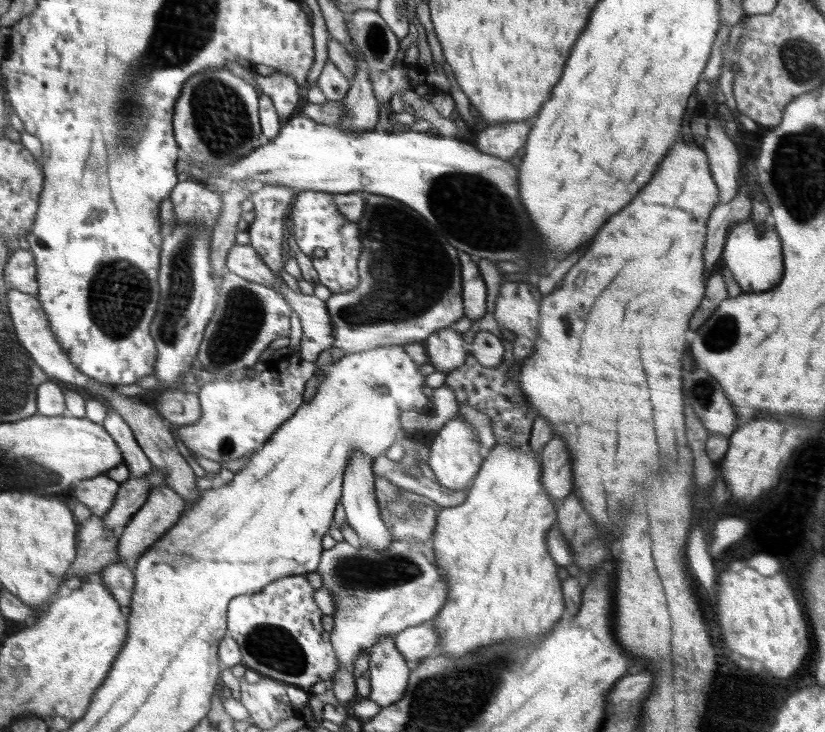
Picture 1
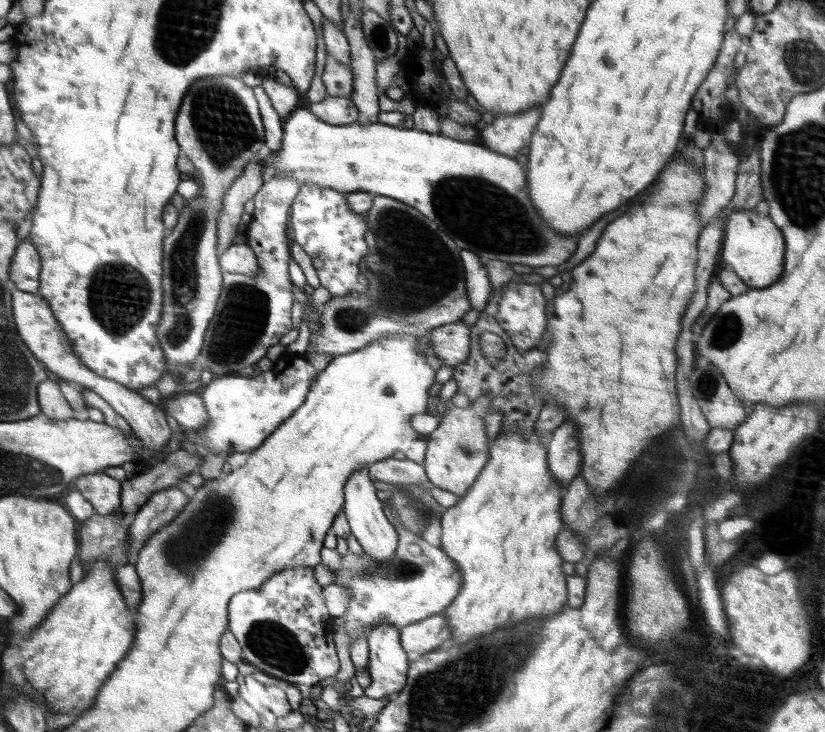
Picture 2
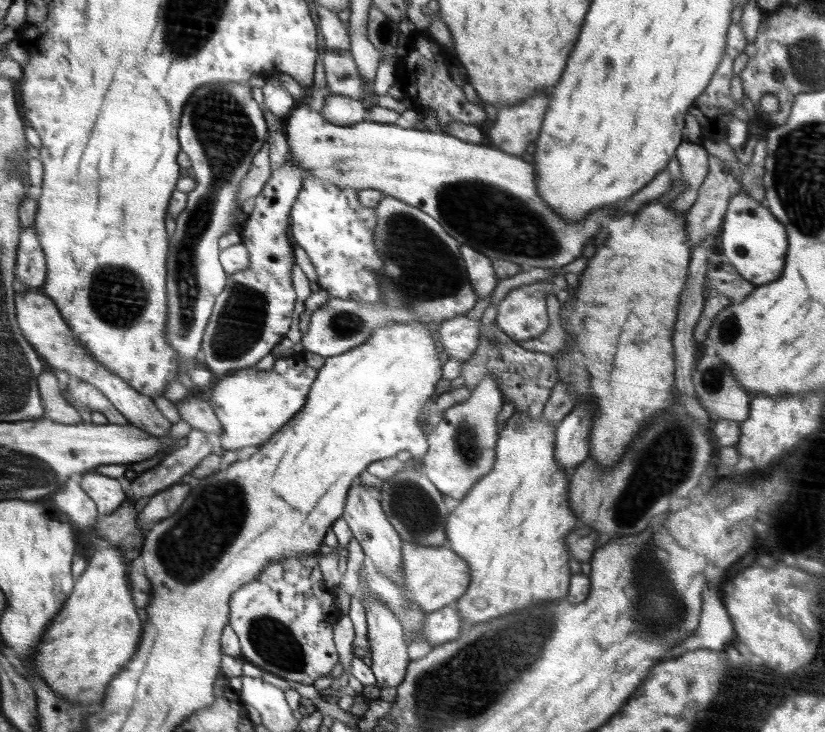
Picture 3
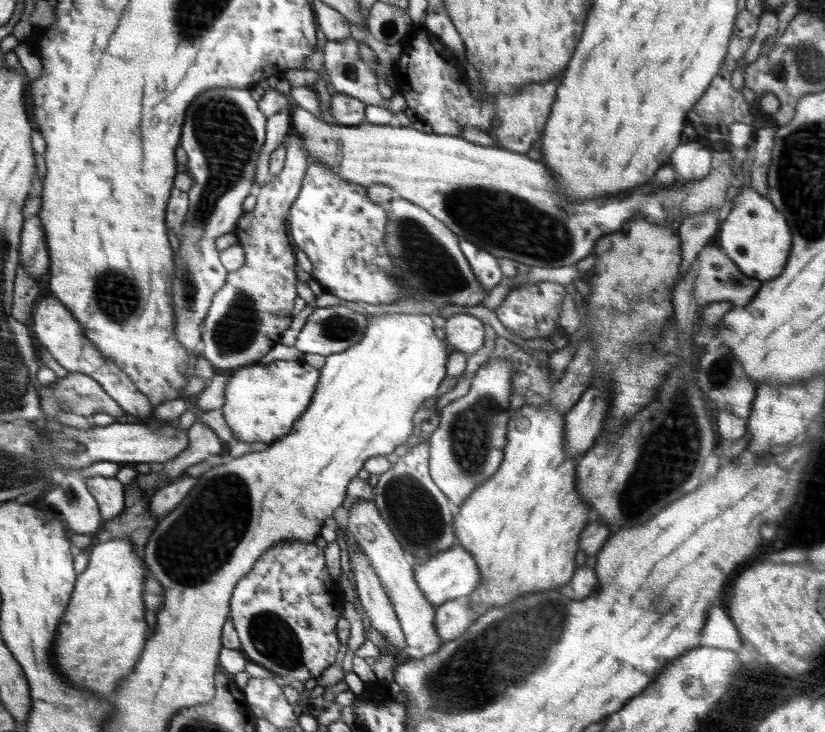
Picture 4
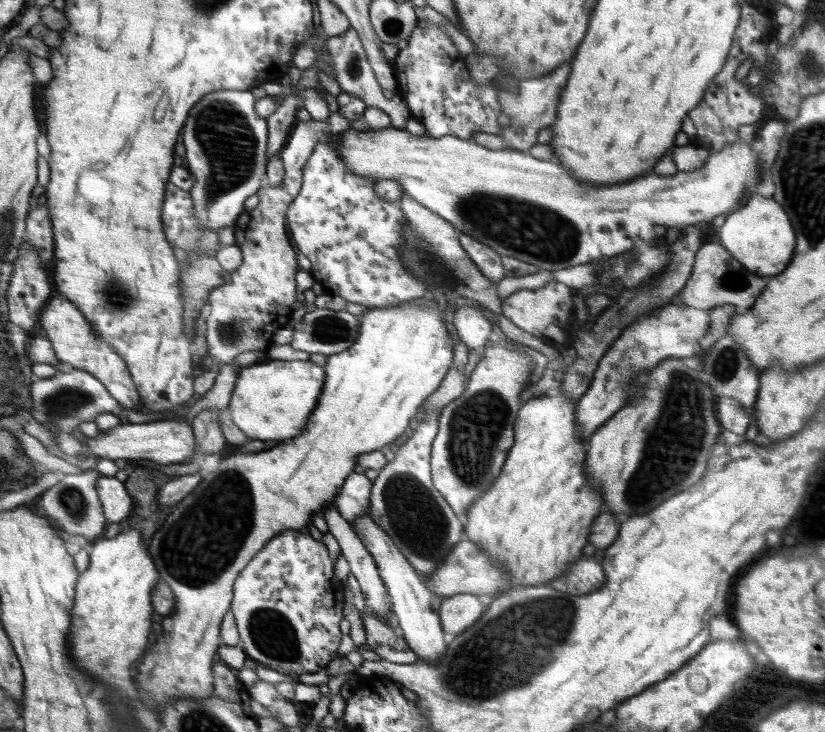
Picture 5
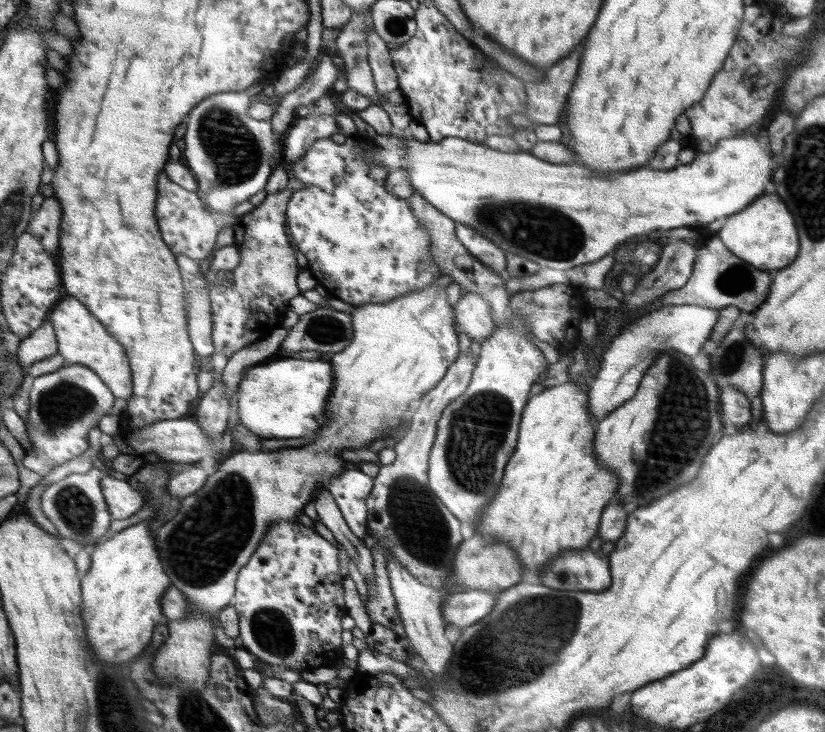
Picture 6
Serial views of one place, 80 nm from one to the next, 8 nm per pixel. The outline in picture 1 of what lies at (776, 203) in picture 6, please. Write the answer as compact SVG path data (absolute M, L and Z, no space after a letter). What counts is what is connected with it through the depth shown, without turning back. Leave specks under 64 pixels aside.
M750 218L731 227L721 258L726 268L732 272L742 293L770 290L782 278L783 252L779 234L774 229L757 230L756 223Z

